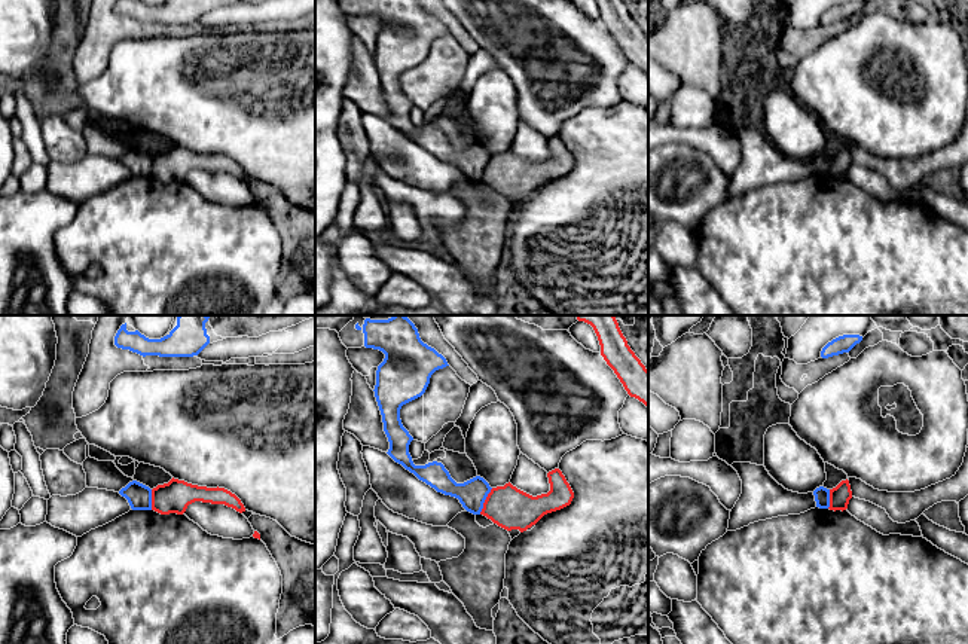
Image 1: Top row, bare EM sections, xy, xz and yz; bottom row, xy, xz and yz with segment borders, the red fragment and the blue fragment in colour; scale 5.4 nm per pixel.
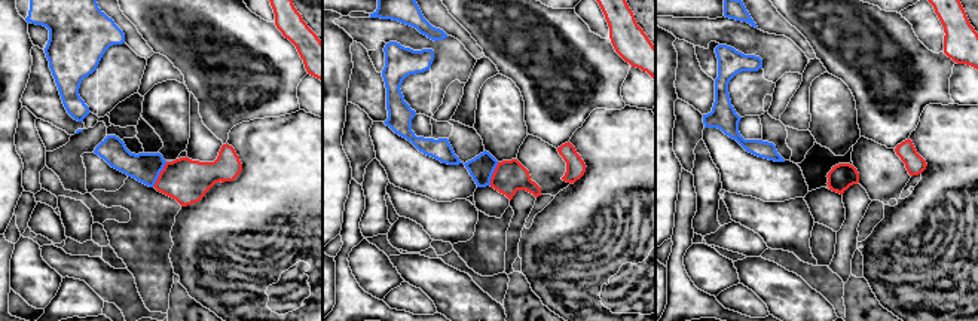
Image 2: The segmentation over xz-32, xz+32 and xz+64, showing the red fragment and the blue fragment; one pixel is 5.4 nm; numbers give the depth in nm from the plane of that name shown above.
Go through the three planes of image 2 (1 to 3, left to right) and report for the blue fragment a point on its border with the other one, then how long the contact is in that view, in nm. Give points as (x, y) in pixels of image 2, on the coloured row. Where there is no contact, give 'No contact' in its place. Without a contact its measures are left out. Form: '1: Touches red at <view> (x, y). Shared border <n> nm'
1: Touches red at xz-32 (159, 174). Shared border 160 nm
2: Touches red at xz+32 (492, 174). Shared border 140 nm
3: No contact

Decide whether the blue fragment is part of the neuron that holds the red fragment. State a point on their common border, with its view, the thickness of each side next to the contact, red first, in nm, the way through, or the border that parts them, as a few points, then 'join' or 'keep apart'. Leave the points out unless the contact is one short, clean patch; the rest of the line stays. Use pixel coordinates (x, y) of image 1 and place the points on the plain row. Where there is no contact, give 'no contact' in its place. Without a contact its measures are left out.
xz (485, 168) | 220/160 nm | along xz (492, 155), (479, 180) | keep apart

